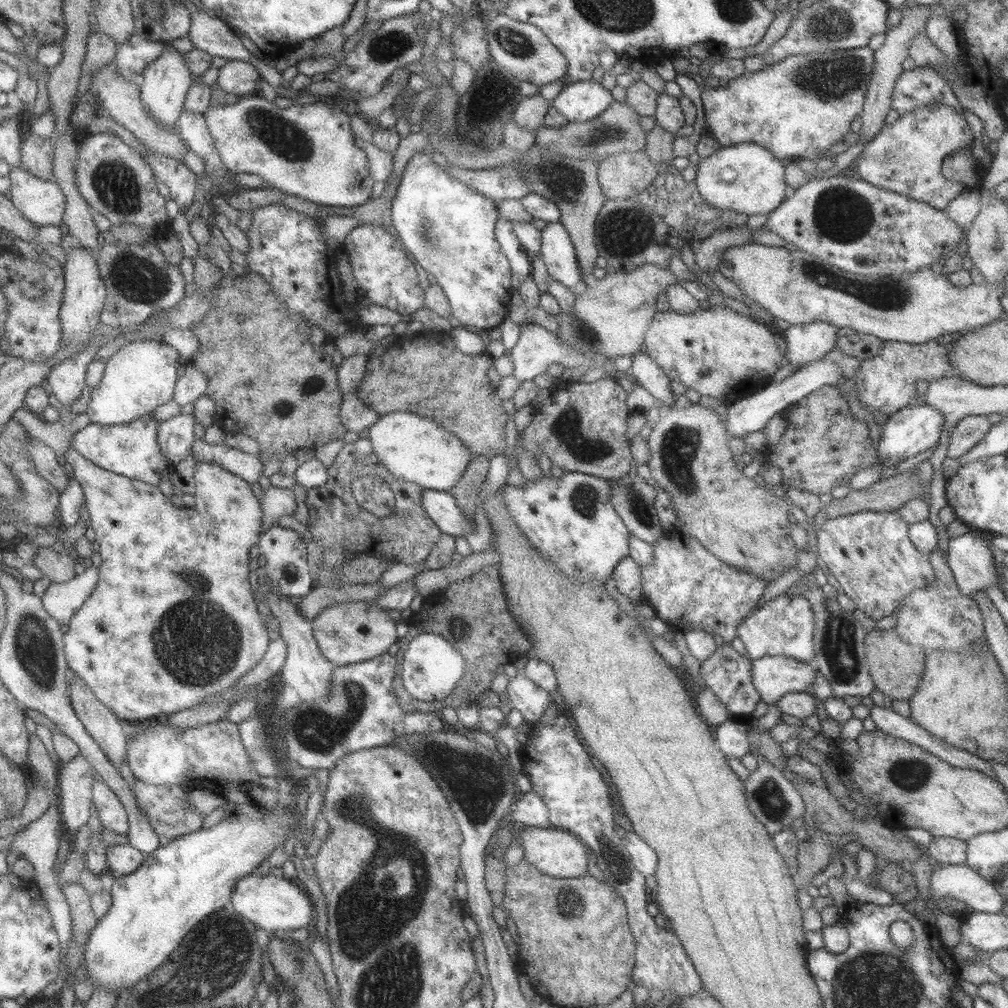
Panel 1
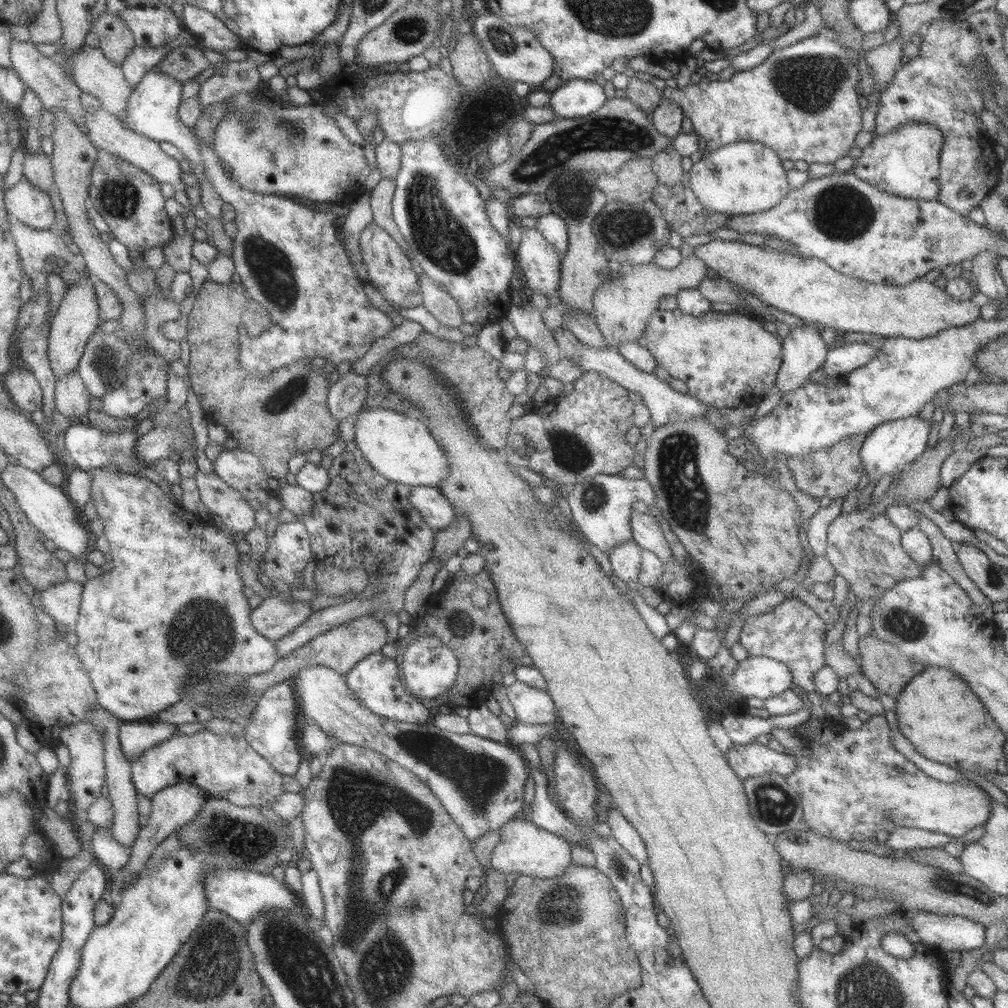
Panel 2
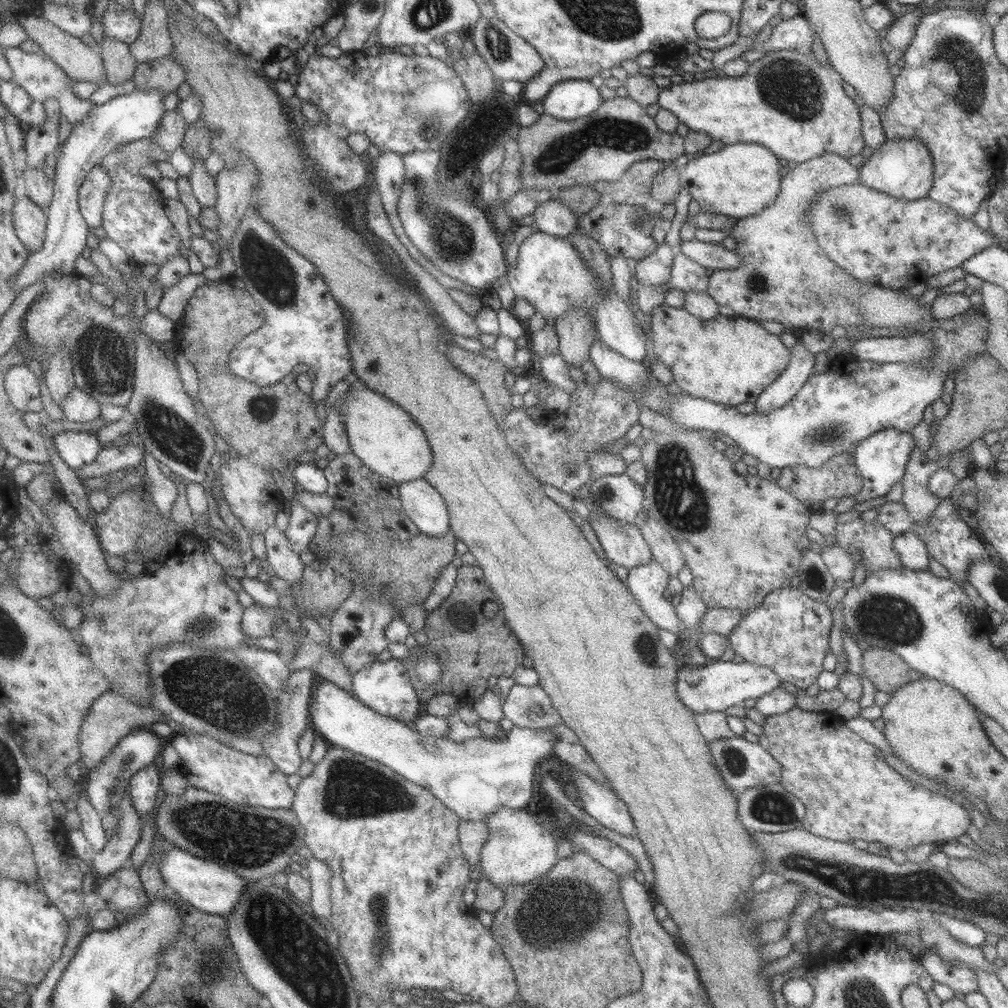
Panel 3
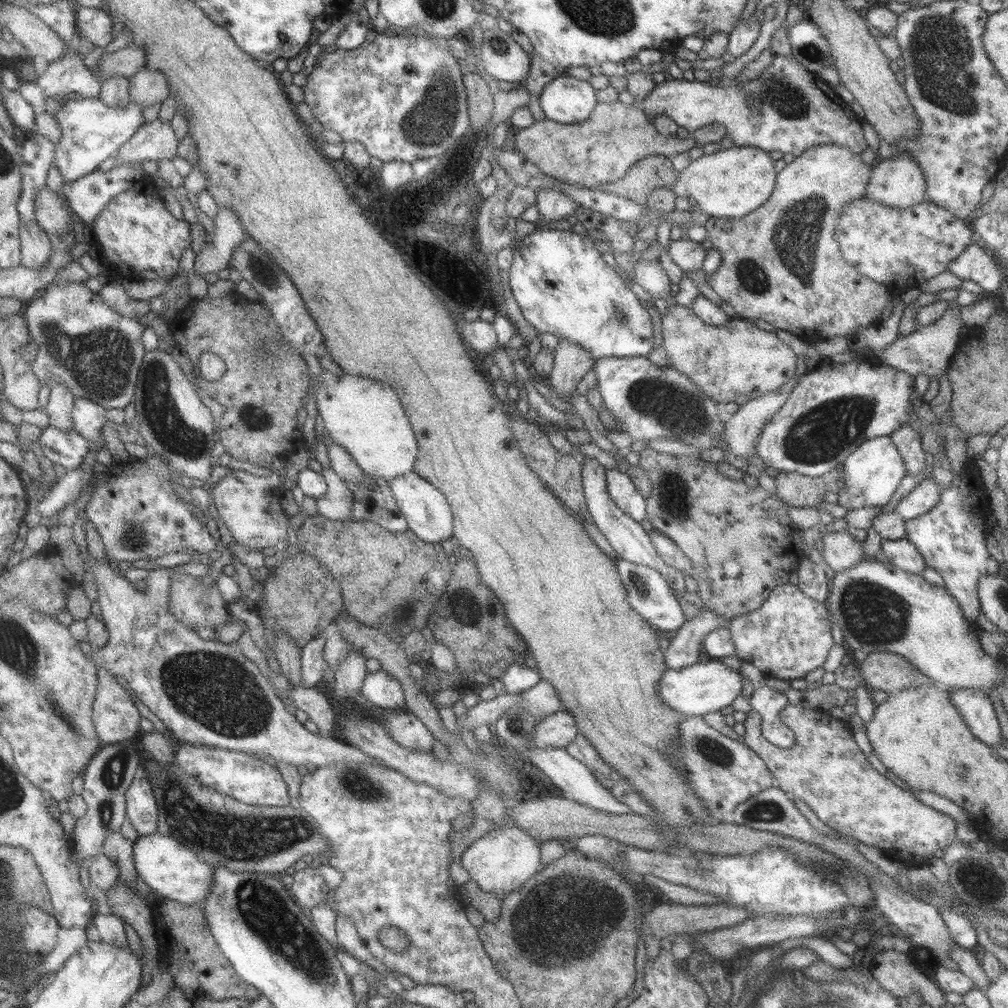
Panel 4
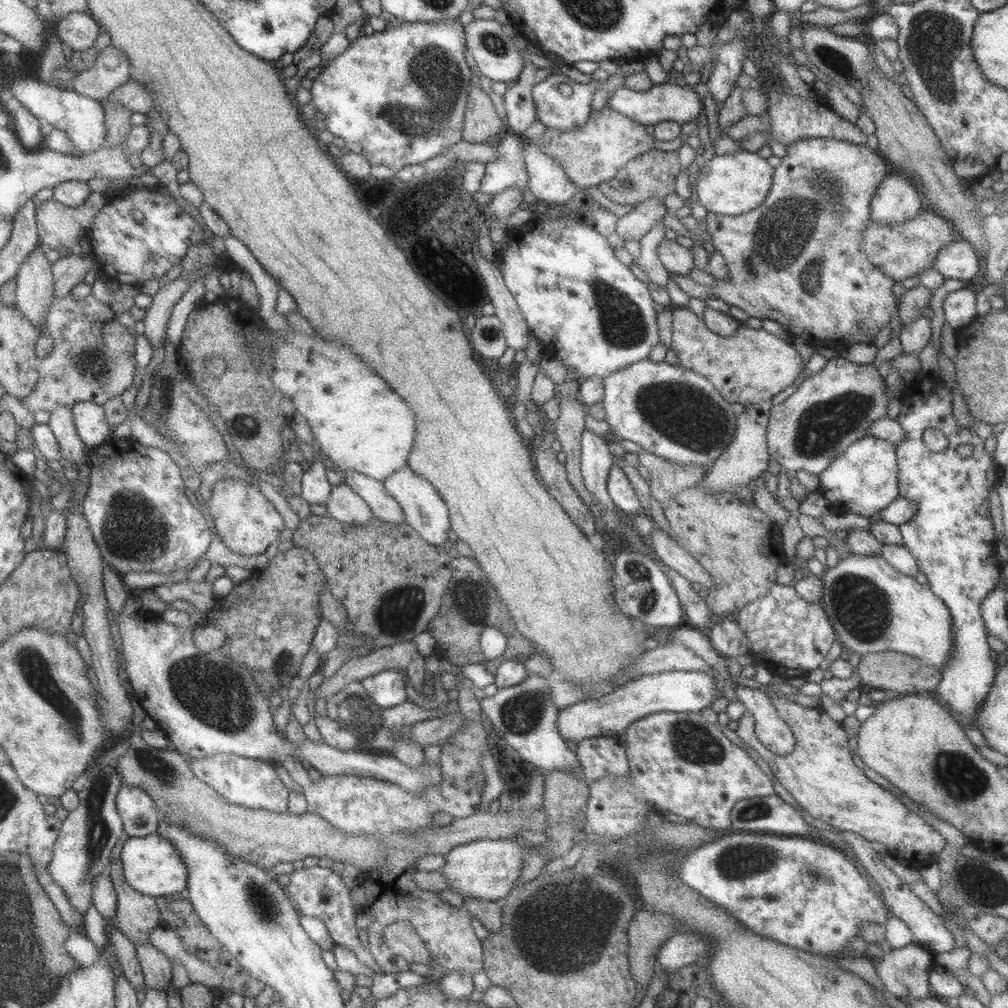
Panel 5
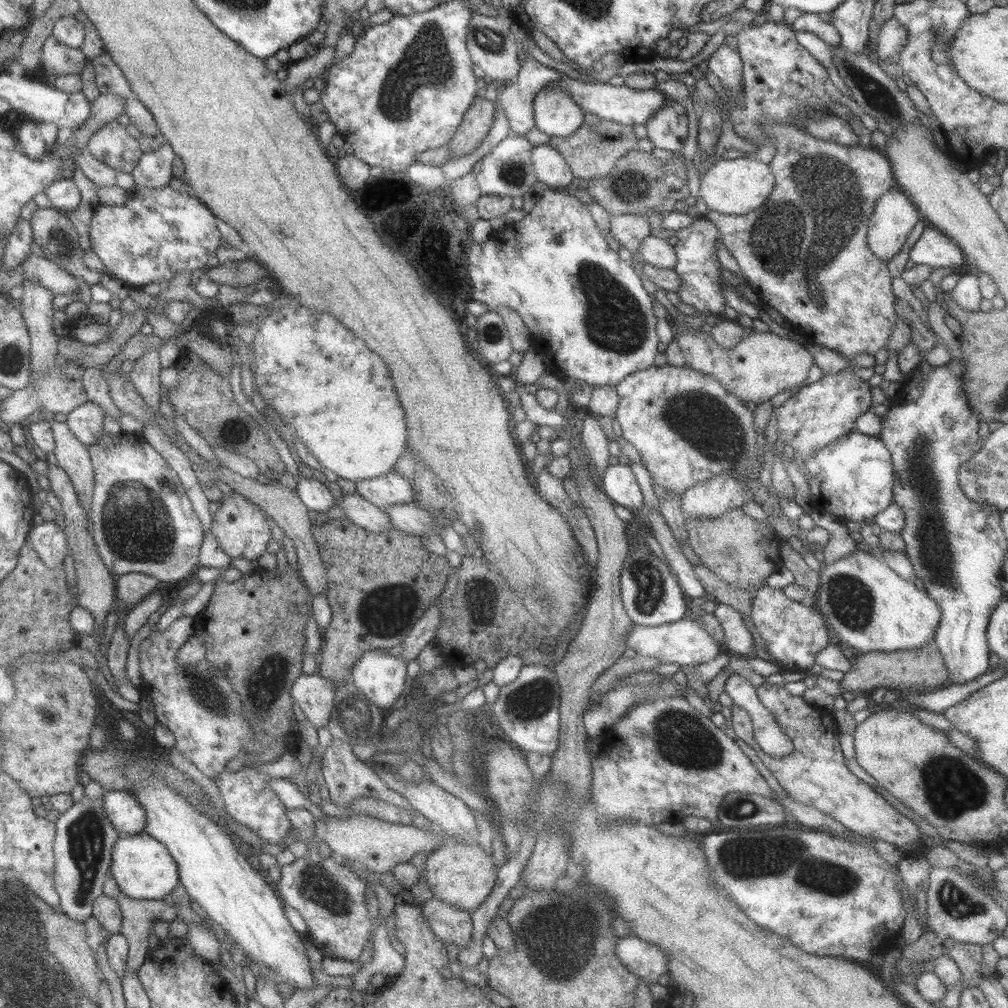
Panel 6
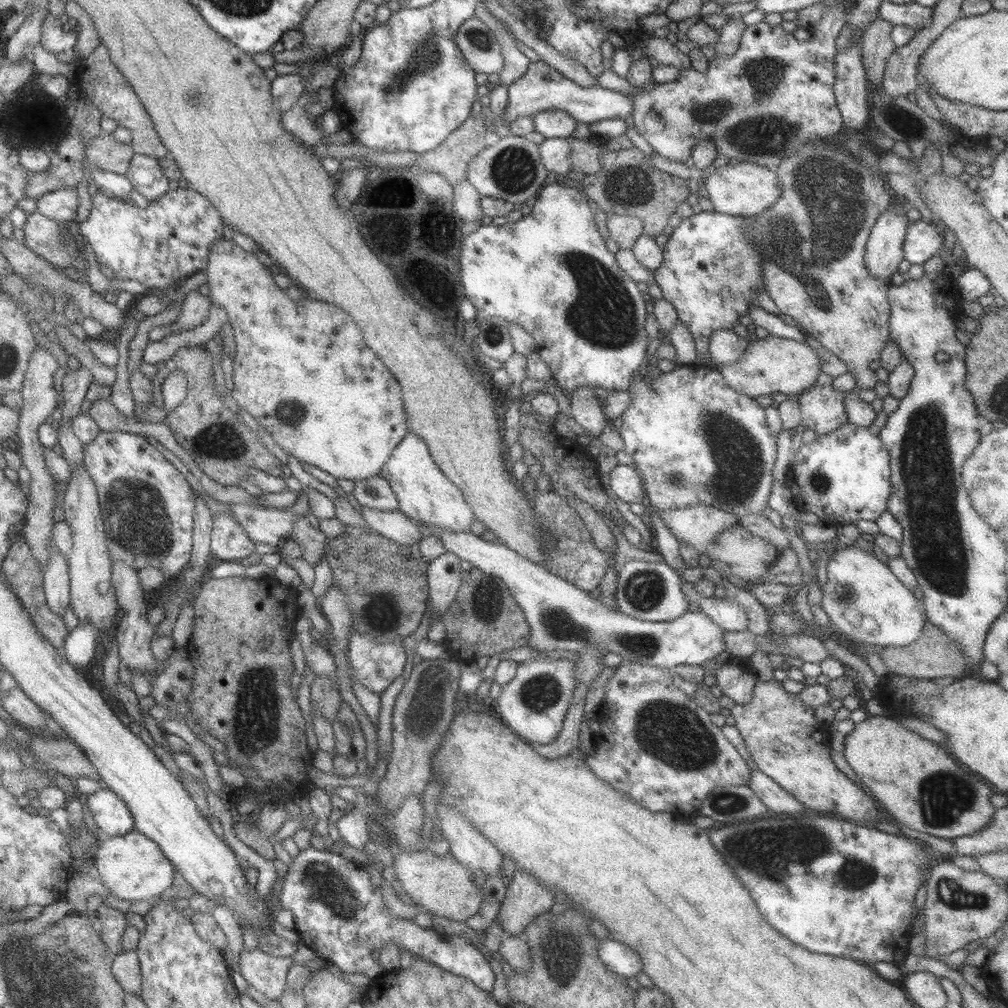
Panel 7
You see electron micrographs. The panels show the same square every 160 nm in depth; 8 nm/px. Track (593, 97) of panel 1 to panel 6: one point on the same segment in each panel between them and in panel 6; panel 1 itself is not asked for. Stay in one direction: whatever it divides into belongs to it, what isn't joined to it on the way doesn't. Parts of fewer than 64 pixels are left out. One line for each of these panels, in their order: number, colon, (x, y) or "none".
2: (576, 98)
3: (571, 99)
4: (566, 100)
5: (560, 103)
6: (555, 114)

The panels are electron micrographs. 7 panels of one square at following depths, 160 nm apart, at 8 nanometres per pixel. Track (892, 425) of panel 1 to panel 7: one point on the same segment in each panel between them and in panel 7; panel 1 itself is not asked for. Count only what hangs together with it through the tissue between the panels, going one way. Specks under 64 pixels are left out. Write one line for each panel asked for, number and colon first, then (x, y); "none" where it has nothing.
2: (890, 447)
3: (880, 459)
4: (872, 472)
5: (863, 480)
6: (852, 478)
7: (842, 477)

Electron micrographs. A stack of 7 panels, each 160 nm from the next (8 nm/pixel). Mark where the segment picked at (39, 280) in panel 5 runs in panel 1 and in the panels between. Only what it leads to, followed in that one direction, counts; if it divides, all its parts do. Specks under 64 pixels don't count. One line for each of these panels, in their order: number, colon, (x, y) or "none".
1: (39, 201)
2: (31, 207)
3: (29, 221)
4: (35, 247)

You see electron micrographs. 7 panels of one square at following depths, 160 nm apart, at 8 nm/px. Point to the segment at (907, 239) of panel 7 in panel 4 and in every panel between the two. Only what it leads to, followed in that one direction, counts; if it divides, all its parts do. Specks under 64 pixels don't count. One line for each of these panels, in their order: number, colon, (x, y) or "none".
4: (974, 263)
5: (957, 259)
6: (933, 248)

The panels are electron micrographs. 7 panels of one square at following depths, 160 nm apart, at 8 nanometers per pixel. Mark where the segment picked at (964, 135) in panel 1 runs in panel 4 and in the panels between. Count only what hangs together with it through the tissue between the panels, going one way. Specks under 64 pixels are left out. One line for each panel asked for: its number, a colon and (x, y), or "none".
2: (904, 162)
3: (900, 168)
4: (898, 182)

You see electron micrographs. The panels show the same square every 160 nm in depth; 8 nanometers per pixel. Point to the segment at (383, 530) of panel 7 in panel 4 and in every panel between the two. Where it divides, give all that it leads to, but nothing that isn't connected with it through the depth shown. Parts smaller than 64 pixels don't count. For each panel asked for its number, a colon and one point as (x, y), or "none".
4: (336, 504)
5: (343, 504)
6: (359, 511)

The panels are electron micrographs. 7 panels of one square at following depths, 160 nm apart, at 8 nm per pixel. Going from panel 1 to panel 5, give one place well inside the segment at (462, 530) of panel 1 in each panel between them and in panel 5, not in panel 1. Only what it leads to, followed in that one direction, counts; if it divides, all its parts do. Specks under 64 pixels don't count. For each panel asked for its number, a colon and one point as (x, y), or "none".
2: (435, 511)
3: (424, 507)
4: (428, 517)
5: (423, 509)

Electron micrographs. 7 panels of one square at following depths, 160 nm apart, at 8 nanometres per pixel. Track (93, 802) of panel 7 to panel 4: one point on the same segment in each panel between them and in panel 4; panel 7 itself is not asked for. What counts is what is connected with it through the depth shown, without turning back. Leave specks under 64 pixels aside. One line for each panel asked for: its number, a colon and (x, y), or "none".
4: (140, 806)
5: (139, 816)
6: (122, 810)

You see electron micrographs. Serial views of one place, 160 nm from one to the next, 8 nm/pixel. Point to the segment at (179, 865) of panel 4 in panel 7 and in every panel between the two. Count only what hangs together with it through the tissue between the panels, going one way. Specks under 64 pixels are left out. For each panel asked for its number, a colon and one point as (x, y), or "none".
5: (151, 865)
6: (142, 868)
7: (131, 867)

